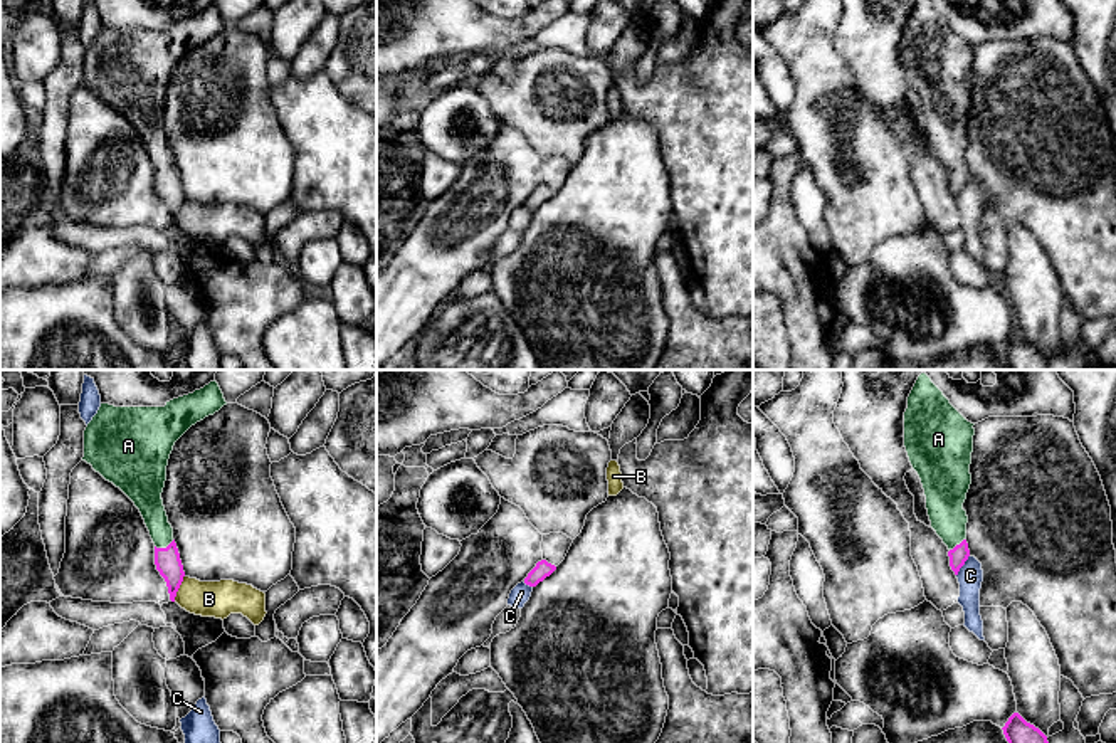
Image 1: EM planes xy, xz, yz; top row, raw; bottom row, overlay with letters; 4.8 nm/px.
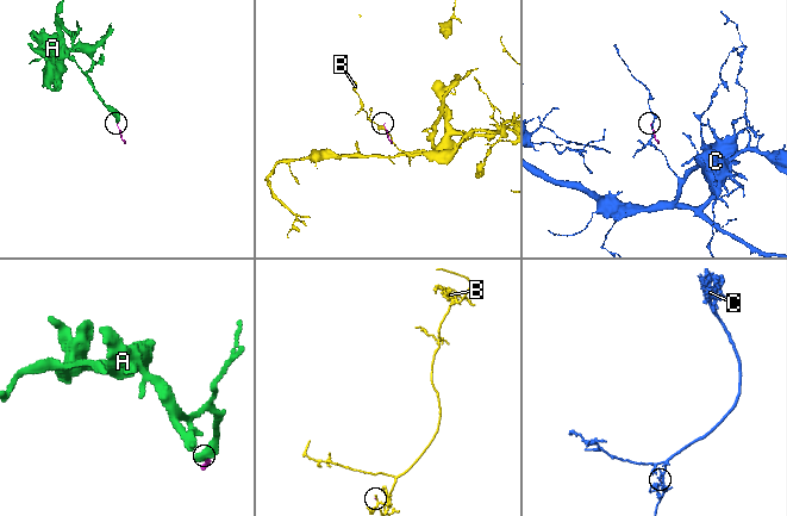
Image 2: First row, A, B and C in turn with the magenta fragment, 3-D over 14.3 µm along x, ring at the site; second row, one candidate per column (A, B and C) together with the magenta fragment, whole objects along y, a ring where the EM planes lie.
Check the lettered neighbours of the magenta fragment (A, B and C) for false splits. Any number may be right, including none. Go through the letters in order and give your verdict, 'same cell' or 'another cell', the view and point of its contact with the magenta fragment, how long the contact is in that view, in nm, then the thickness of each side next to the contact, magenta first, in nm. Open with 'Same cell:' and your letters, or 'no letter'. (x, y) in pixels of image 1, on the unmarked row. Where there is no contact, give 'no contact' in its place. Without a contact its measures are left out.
Same cell: A
A: same cell | xy (163, 172) | 100 nm | 120/130 nm
B: another cell | xy (178, 210) | 140 nm | 120/180 nm
C: another cell | yz (963, 187) | 120 nm | 90/120 nm

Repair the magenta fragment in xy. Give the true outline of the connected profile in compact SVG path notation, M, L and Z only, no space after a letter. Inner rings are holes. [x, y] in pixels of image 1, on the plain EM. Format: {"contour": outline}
{"contour": "M213 3L165 30L101 27L84 54L84 81L140 133L155 166L155 188L175 225L185 195L161 116L175 66L197 45L227 29Z"}

